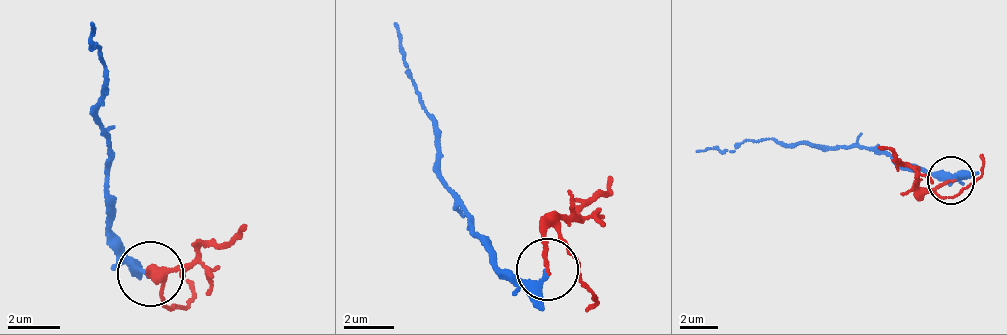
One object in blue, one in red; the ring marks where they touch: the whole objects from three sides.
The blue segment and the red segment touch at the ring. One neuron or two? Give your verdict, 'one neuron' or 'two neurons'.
one neuron

